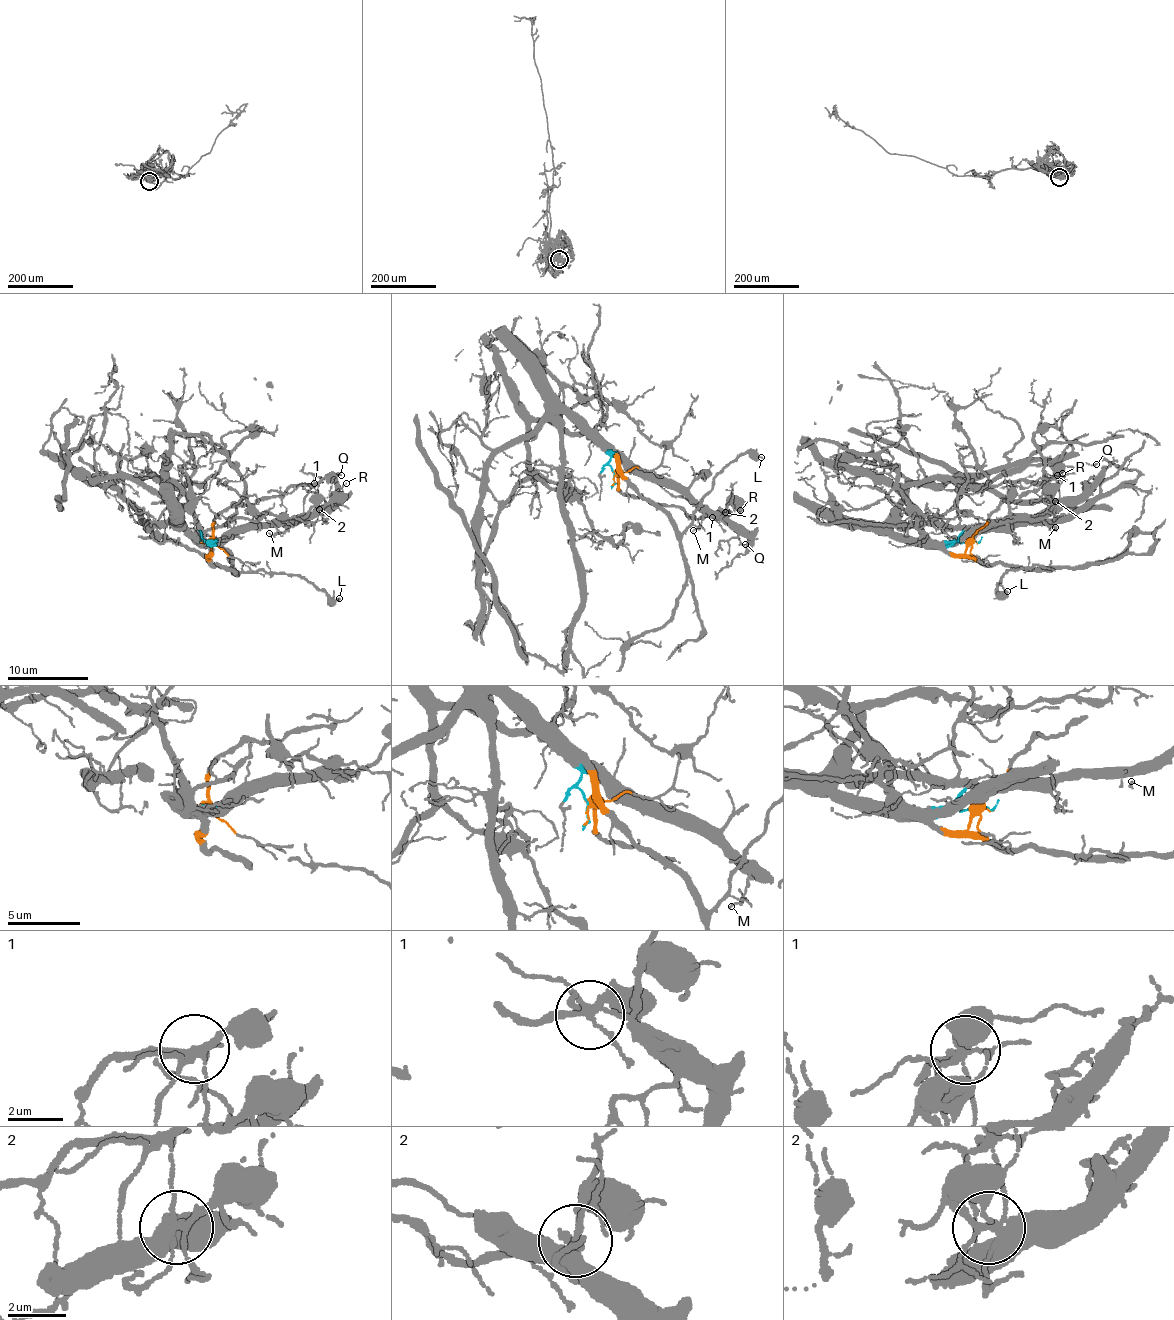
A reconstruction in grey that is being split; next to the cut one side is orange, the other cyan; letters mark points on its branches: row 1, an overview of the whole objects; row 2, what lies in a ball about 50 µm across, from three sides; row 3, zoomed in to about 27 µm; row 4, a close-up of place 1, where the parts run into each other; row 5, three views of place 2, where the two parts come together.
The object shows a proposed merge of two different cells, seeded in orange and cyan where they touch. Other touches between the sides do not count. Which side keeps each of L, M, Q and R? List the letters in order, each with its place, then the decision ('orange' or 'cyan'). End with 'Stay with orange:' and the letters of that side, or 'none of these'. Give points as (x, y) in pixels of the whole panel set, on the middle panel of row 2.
L: place (761, 457); orange
M: place (693, 530); cyan
Q: place (745, 544); orange
R: place (740, 510); cyan
Stay with orange: L, Q

